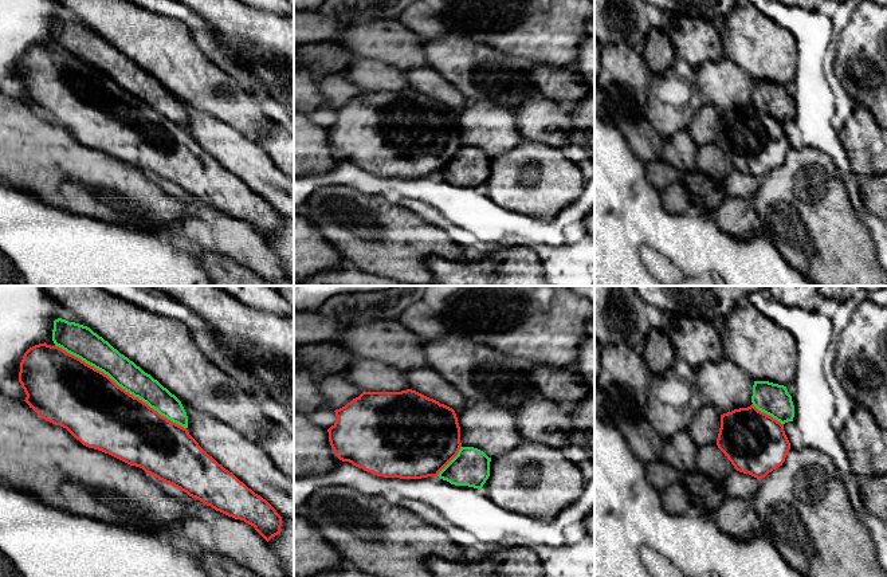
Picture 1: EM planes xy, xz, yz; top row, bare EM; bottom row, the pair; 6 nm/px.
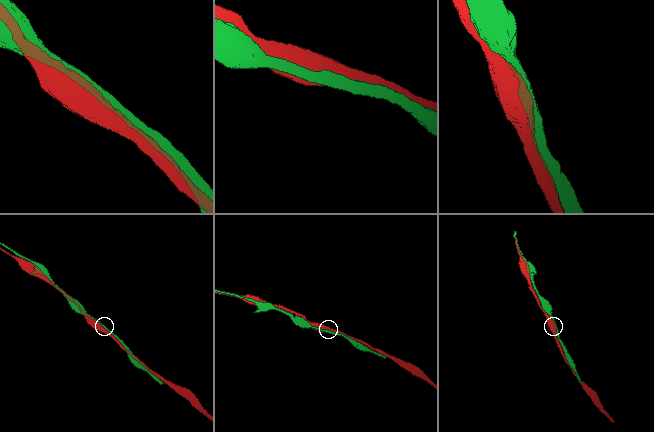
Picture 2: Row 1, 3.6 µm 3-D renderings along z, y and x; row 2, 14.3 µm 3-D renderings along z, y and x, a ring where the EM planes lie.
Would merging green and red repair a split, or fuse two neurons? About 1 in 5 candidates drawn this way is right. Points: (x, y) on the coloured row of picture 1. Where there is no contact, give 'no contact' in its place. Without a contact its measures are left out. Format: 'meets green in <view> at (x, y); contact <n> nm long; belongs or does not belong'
meets green in xy at (121, 387); contact 950 nm long; does not belong

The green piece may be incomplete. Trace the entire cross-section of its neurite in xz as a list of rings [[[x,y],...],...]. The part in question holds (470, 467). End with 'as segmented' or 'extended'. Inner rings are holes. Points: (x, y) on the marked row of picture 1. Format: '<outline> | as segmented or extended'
[[[460,447],[458,455],[439,472],[439,478],[455,486],[482,490],[490,476],[490,462],[483,451]]] | as segmented

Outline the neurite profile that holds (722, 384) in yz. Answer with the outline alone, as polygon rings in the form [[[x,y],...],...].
[[[729,358],[706,362],[691,372],[695,389],[721,415],[751,403],[754,381]]]

